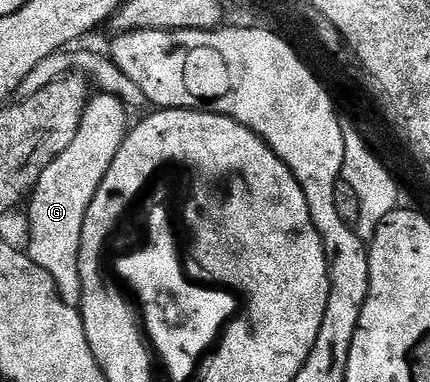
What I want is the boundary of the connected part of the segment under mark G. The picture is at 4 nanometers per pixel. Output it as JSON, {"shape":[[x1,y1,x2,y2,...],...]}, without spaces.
{"shape":[[80,52,76,56,76,64,81,68,77,69,108,96,93,95,89,99,78,134,74,134,74,142,70,142,70,146,66,146,66,150,62,150,62,154,46,166,30,193,28,206,26,204,29,218,26,254,50,277,61,293,72,291,72,294,80,291,80,243,88,207,130,131,130,119,124,104,140,113,149,107,146,94,142,94,142,89,135,82,130,82,122,70,118,70,111,55]]}

